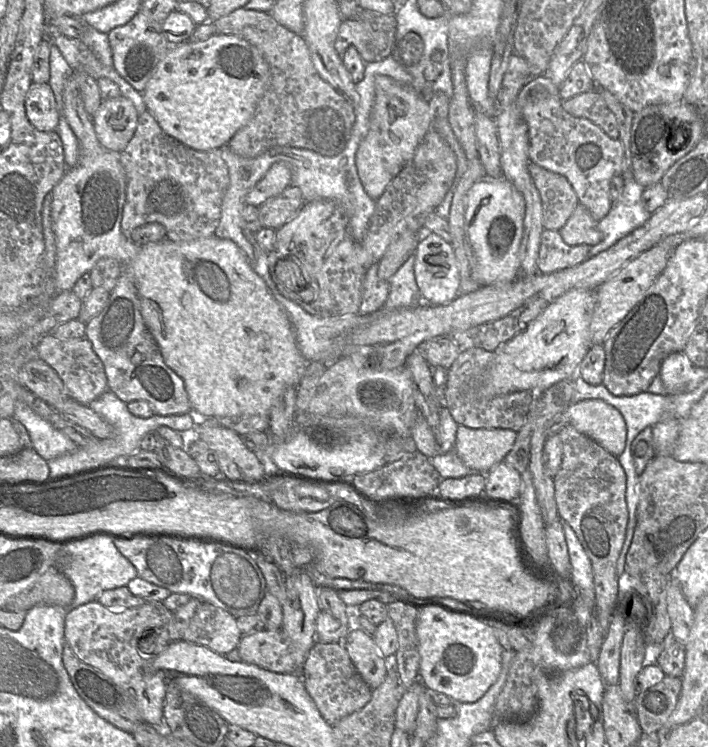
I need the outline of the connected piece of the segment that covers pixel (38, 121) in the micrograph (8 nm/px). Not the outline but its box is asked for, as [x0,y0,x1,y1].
[25,83,59,131]

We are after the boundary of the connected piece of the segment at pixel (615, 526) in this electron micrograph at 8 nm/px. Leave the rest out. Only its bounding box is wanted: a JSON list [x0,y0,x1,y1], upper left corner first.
[553,424,628,639]

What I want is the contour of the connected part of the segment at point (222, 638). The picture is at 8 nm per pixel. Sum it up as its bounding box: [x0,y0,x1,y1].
[183,602,242,655]

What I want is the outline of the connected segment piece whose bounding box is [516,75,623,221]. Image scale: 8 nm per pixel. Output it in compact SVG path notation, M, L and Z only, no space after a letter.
M545 75L533 77L519 91L516 97L522 116L528 126L529 160L547 170L563 175L571 183L579 202L584 205L595 220L603 218L611 209L609 185L614 175L620 175L623 161L623 146L618 138L608 136L592 121L569 114L562 107L559 87Z

